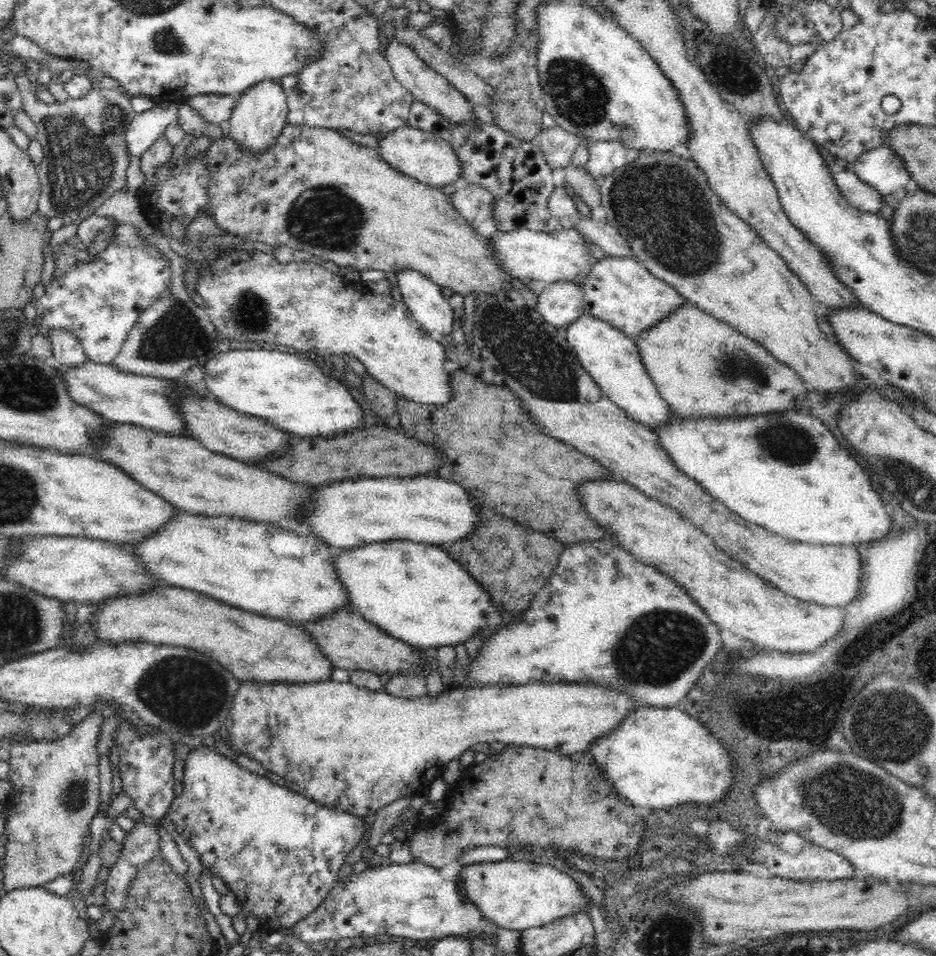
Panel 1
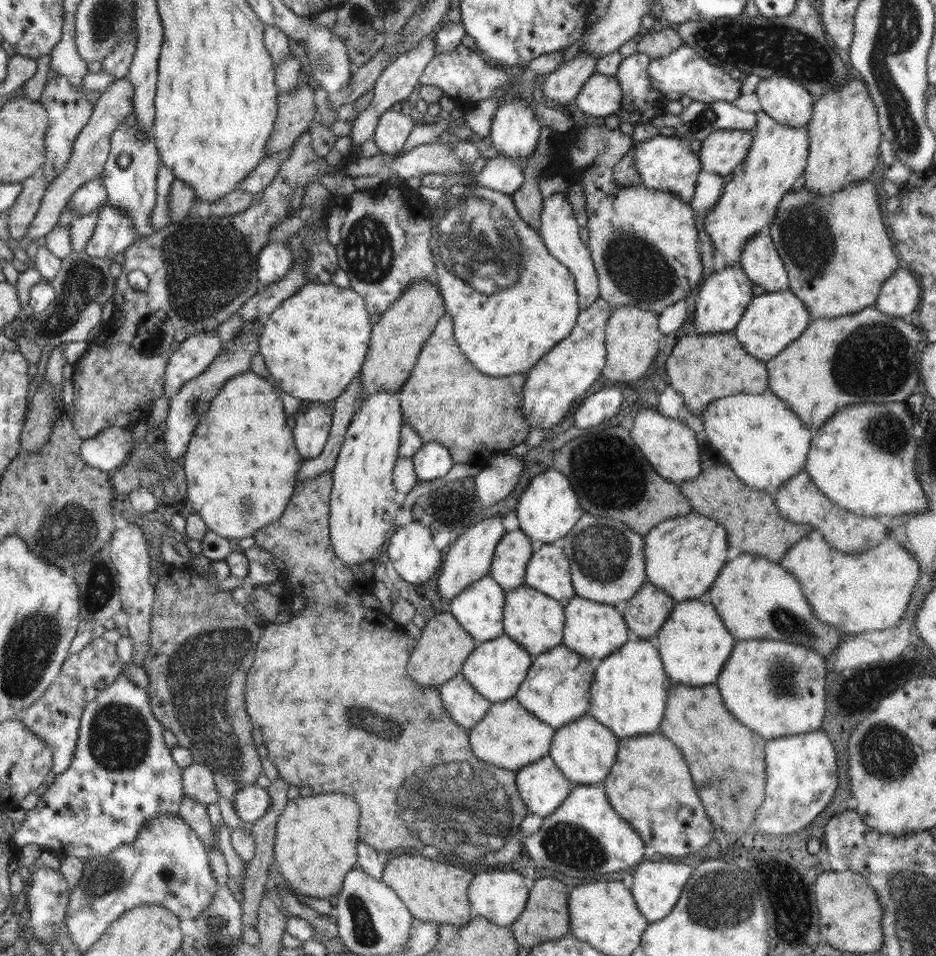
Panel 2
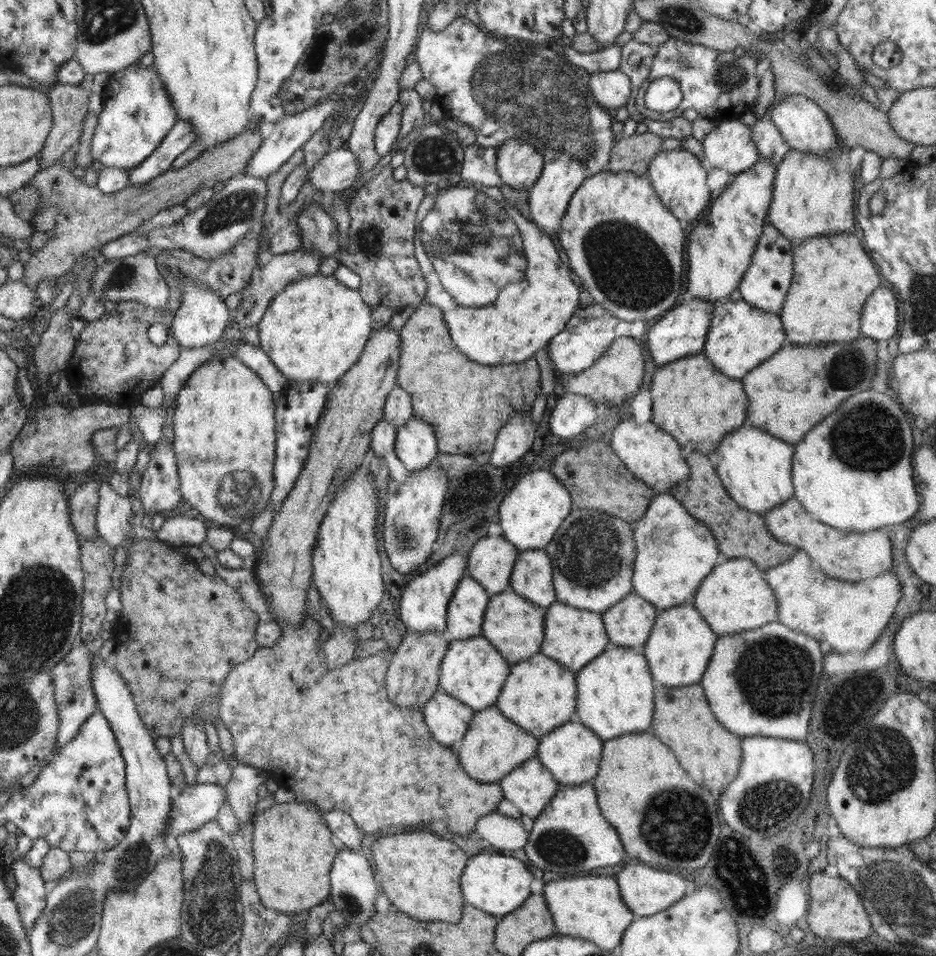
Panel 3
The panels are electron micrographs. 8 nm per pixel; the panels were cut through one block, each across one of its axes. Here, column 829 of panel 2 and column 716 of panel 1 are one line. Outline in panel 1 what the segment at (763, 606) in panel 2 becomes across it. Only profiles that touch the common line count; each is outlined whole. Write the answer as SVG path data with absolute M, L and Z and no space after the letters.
M614 538L582 541L570 544L562 550L560 560L554 568L554 572L548 584L544 584L536 596L532 598L529 606L521 614L520 620L510 622L508 626L496 630L492 636L484 638L478 645L478 654L469 656L468 674L470 685L461 688L479 687L480 685L523 685L532 681L564 681L564 683L594 683L606 687L616 687L626 691L630 697L634 697L638 703L646 704L648 707L674 707L678 704L692 688L694 682L702 676L702 670L714 660L714 654L722 648L721 628L708 618L706 611L692 599L684 587L678 585L674 578L667 576L665 572L652 566L646 565L628 551L622 549Z

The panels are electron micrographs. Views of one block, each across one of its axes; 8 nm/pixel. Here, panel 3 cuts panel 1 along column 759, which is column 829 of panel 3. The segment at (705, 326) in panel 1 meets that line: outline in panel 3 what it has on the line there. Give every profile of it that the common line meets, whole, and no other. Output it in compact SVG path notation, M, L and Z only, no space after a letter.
M862 335L852 341L824 345L794 345L792 342L786 342L780 350L770 356L770 359L742 377L744 393L748 399L746 402L748 424L764 429L767 434L787 444L796 445L801 442L812 427L834 412L846 398L872 388L872 380L876 376L876 364L878 364L876 344L880 343Z

